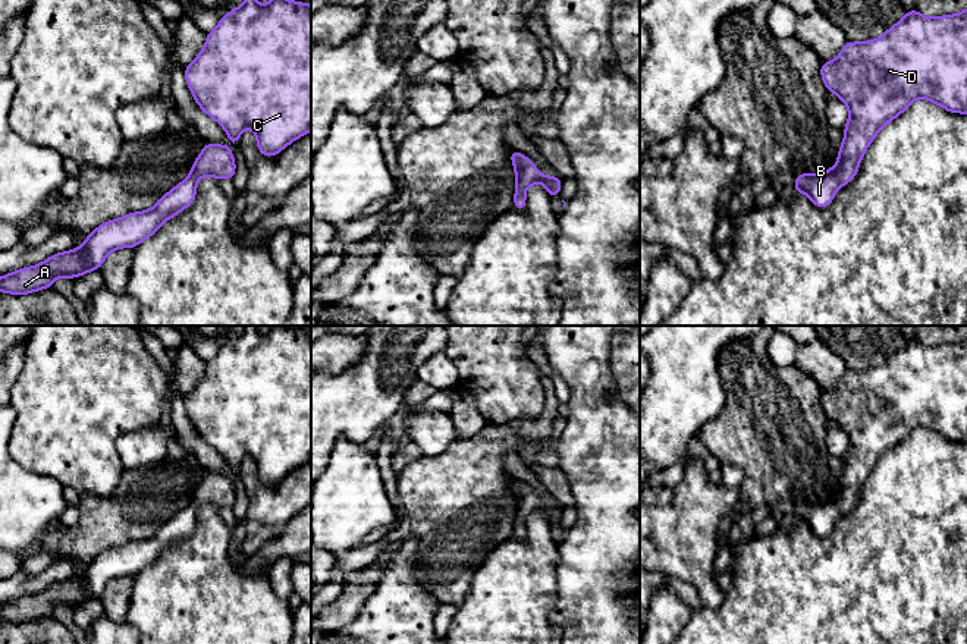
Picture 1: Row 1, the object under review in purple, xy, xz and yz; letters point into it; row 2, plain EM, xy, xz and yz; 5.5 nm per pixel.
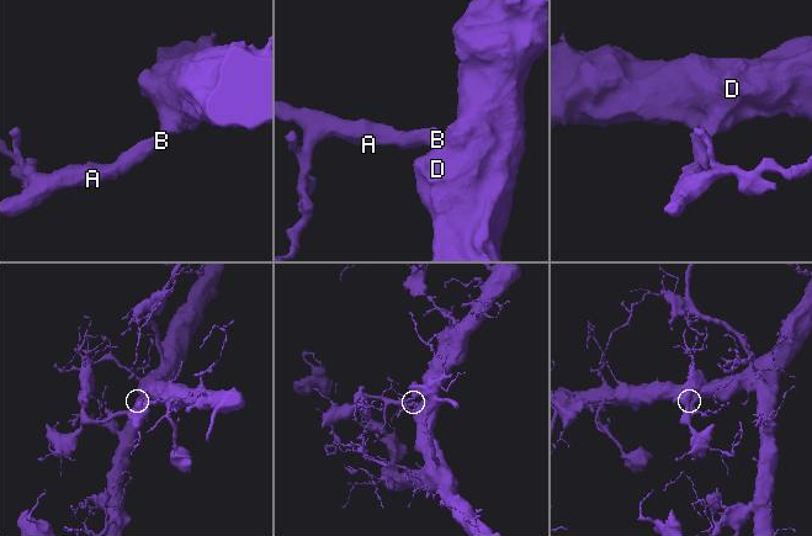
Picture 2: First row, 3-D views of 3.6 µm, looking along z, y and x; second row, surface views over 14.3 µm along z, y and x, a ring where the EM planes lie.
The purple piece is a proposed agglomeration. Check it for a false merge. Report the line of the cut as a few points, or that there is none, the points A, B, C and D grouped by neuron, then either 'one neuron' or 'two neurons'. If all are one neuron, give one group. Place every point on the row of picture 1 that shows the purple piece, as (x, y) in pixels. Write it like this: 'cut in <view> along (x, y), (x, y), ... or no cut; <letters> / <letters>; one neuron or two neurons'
no cut; A B C D; one neuron

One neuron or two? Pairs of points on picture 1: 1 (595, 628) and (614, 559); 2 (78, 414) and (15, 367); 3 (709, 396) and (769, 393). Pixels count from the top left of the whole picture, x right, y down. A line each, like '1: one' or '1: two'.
1: one
2: two
3: two

